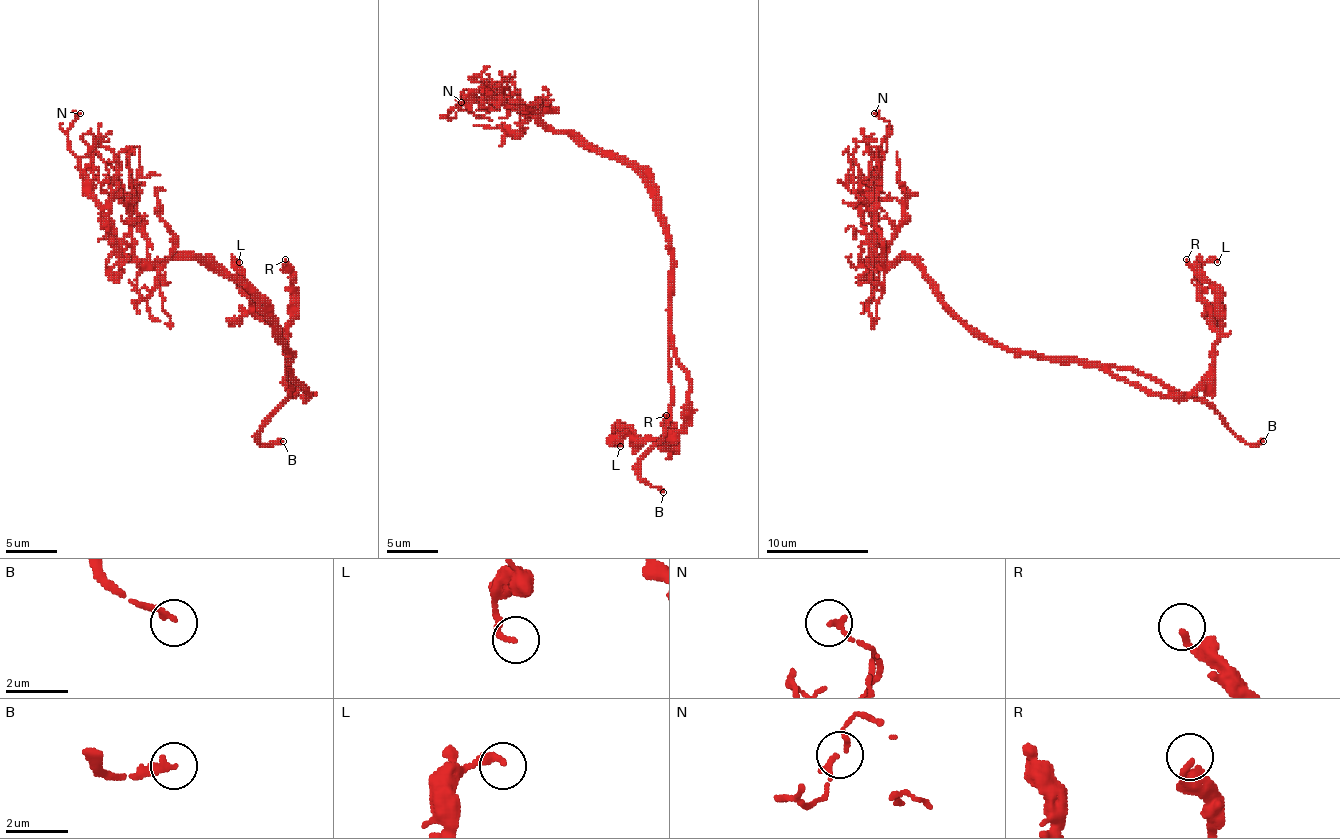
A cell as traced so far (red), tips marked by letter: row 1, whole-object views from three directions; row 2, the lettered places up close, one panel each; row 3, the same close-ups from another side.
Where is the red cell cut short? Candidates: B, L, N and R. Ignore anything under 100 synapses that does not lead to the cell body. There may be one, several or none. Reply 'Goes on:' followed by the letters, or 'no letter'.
Goes on: B

